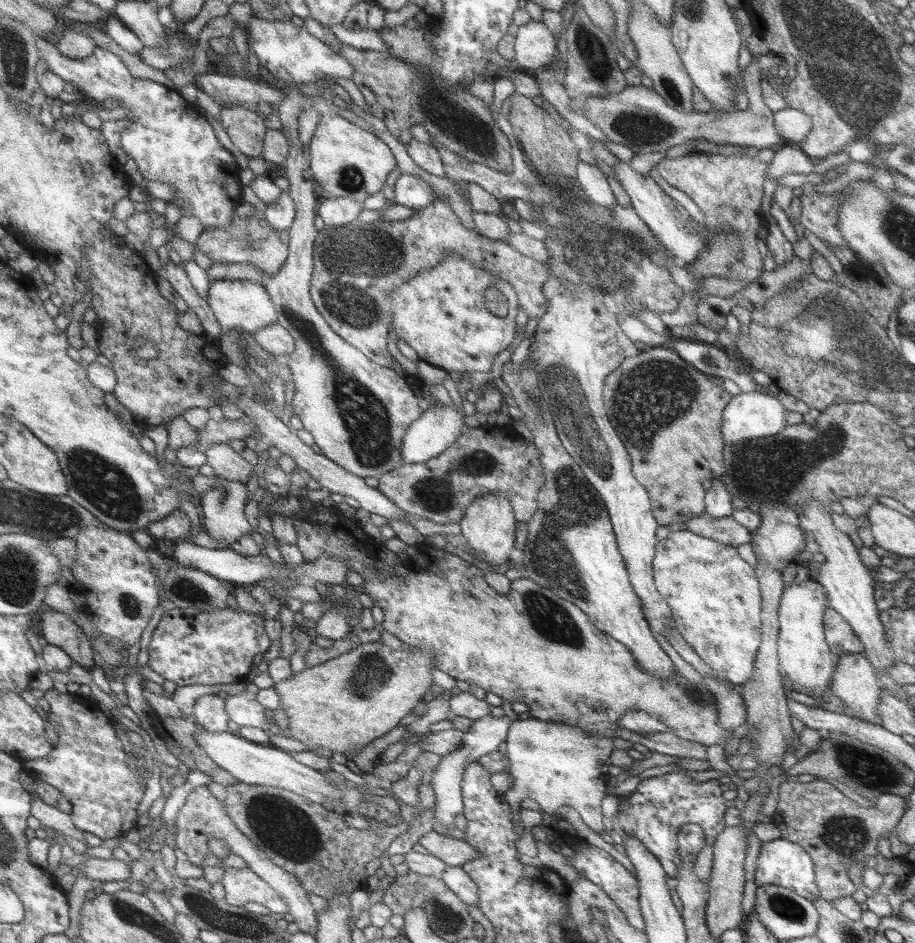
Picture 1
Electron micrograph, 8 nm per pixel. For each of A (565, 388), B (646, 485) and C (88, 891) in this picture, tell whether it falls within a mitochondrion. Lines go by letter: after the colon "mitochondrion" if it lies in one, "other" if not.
A: mitochondrion
B: other
C: other

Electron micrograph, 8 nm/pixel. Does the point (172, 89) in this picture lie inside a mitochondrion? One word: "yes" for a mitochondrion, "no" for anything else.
no

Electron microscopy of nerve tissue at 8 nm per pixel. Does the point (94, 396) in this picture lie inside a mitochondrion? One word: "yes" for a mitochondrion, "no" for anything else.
no

